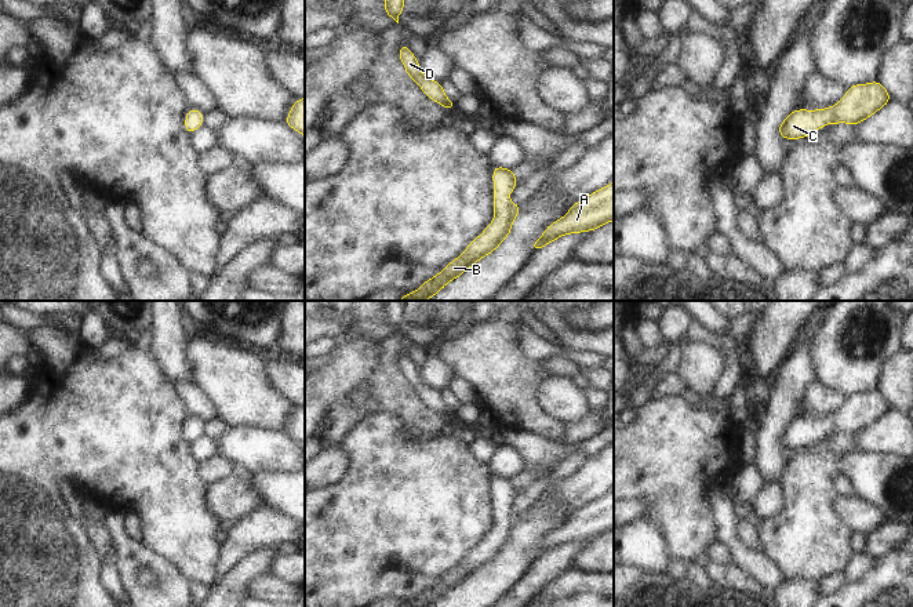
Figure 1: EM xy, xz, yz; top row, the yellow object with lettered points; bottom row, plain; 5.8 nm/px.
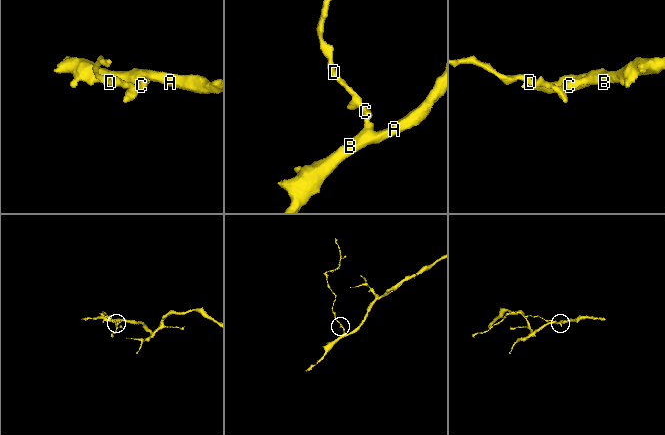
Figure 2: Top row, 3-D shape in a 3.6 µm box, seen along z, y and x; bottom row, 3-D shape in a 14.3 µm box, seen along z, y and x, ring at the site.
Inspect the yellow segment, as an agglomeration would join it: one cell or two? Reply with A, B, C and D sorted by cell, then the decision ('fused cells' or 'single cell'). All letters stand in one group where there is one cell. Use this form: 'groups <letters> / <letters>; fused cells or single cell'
groups A B C D; single cell

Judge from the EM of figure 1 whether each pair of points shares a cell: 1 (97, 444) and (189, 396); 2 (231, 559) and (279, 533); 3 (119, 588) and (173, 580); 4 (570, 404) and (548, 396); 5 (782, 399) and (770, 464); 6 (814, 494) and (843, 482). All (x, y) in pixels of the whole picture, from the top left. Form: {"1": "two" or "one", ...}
{"1": "two", "2": "one", "3": "two", "4": "one", "5": "one", "6": "two"}

